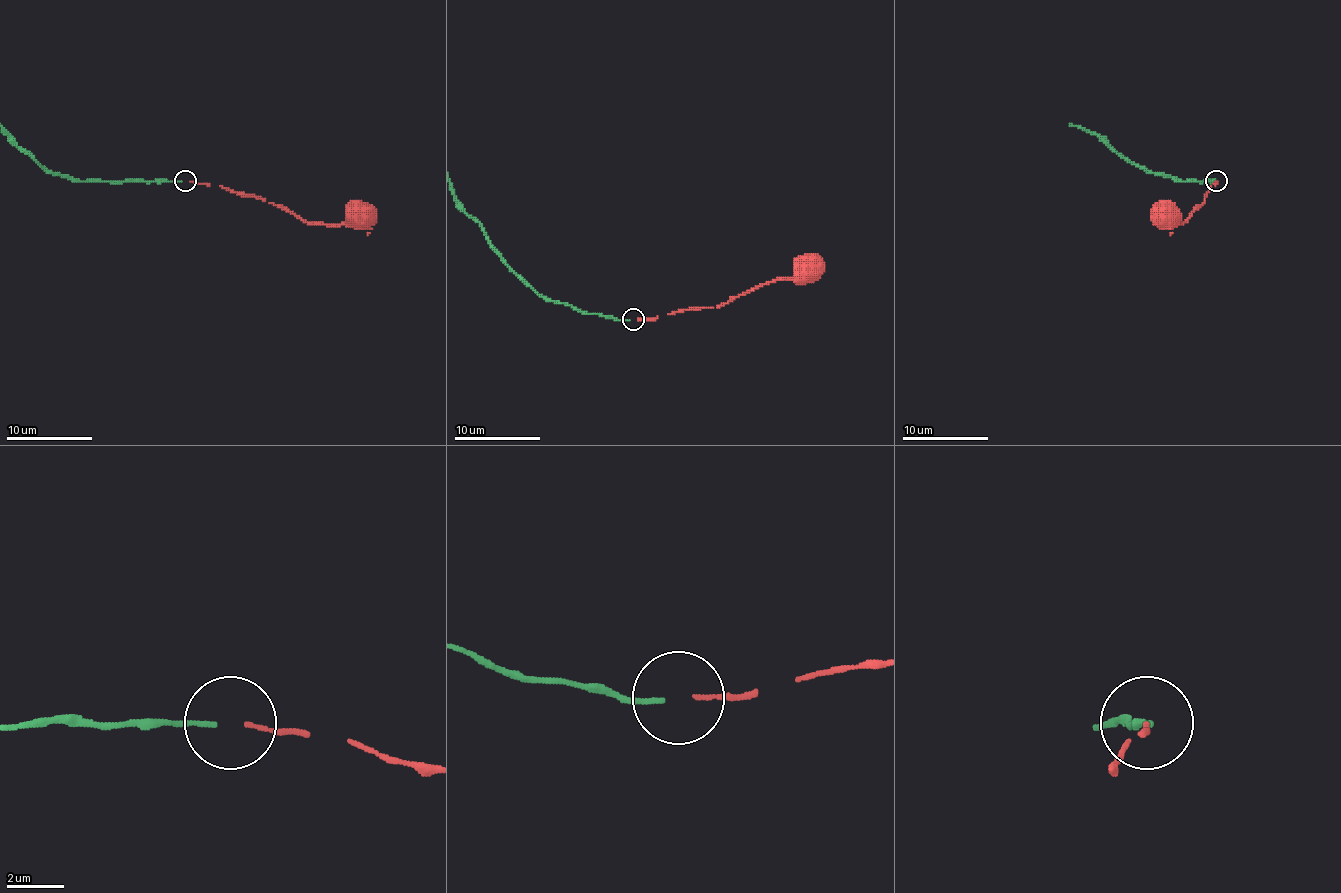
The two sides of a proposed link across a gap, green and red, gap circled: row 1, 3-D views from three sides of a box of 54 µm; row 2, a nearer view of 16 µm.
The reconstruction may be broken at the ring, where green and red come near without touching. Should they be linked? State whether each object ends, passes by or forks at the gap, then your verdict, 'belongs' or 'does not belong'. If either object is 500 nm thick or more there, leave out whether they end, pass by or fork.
green ends | red ends | belongs

